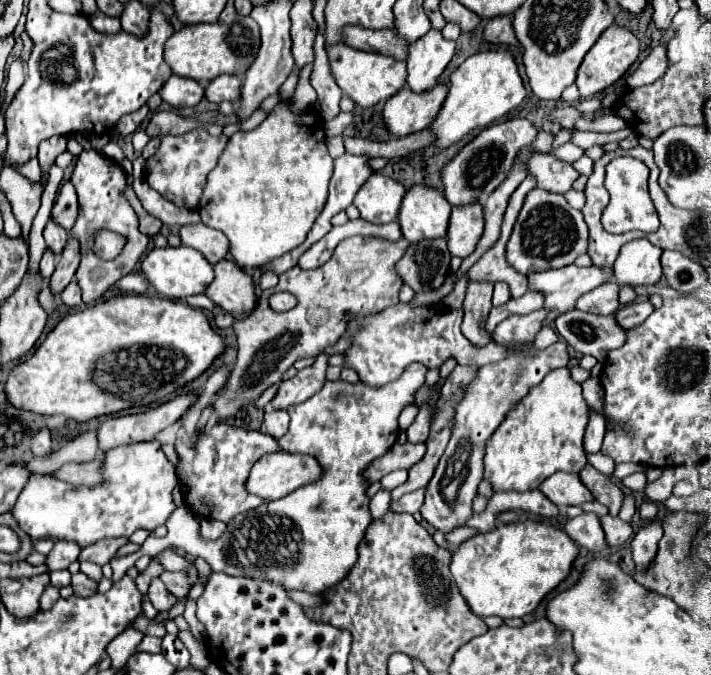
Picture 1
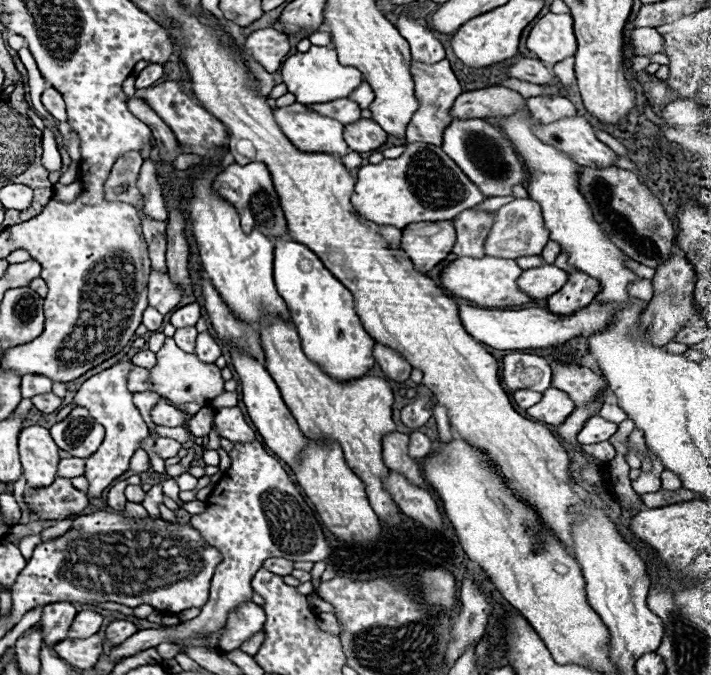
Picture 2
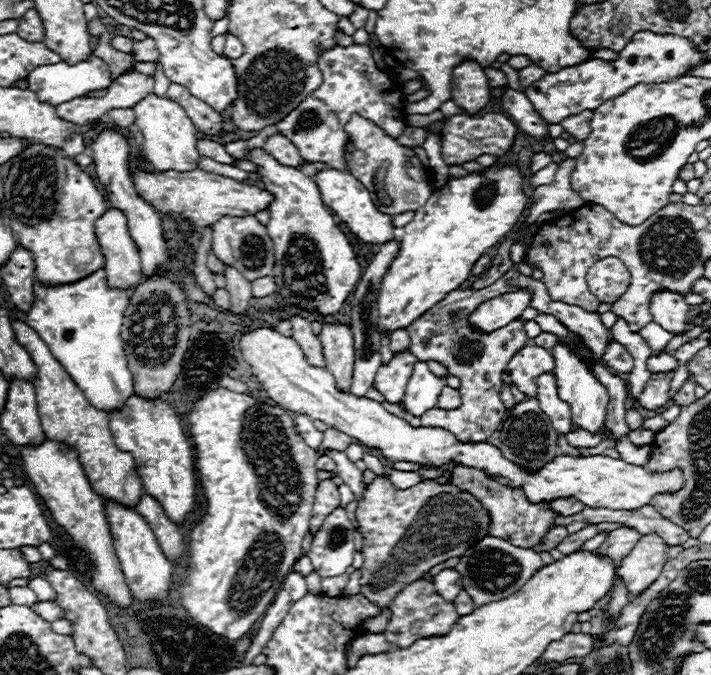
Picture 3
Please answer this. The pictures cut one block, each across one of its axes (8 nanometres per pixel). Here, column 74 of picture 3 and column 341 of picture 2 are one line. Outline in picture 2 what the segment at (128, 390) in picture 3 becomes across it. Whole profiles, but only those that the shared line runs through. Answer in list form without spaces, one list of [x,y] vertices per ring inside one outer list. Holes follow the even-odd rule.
[[[274,238],[274,244],[276,244],[274,246],[274,282],[276,282],[280,296],[286,300],[290,308],[292,322],[298,328],[306,356],[310,356],[314,364],[322,364],[322,368],[326,368],[326,372],[330,372],[334,380],[352,380],[354,376],[362,376],[362,372],[370,372],[376,362],[372,354],[376,340],[364,330],[354,310],[354,296],[350,294],[350,290],[338,278],[330,276],[322,260],[312,250],[308,250],[304,244],[280,240],[280,238]]]

